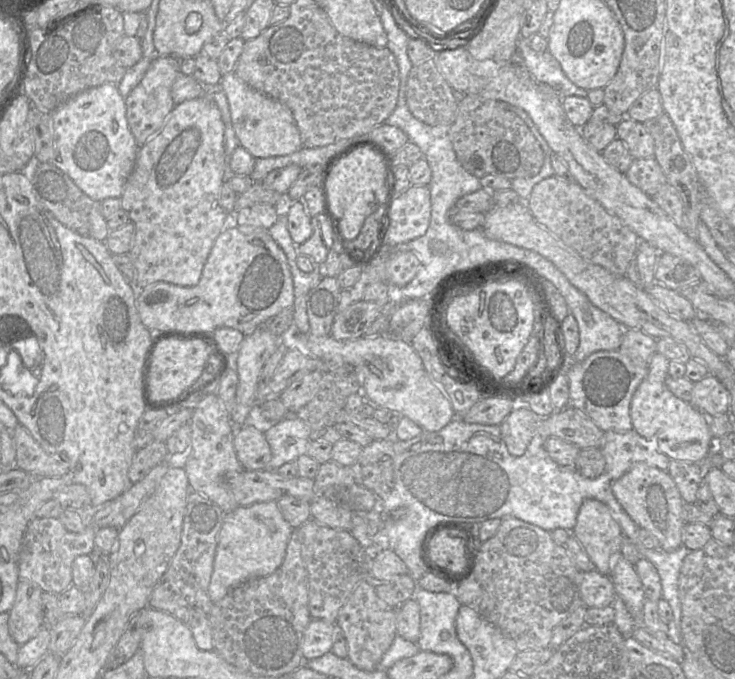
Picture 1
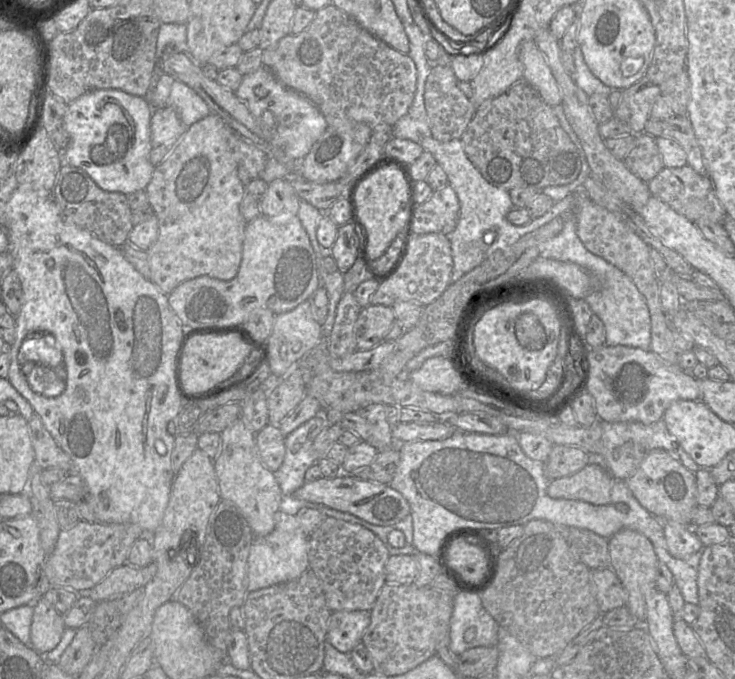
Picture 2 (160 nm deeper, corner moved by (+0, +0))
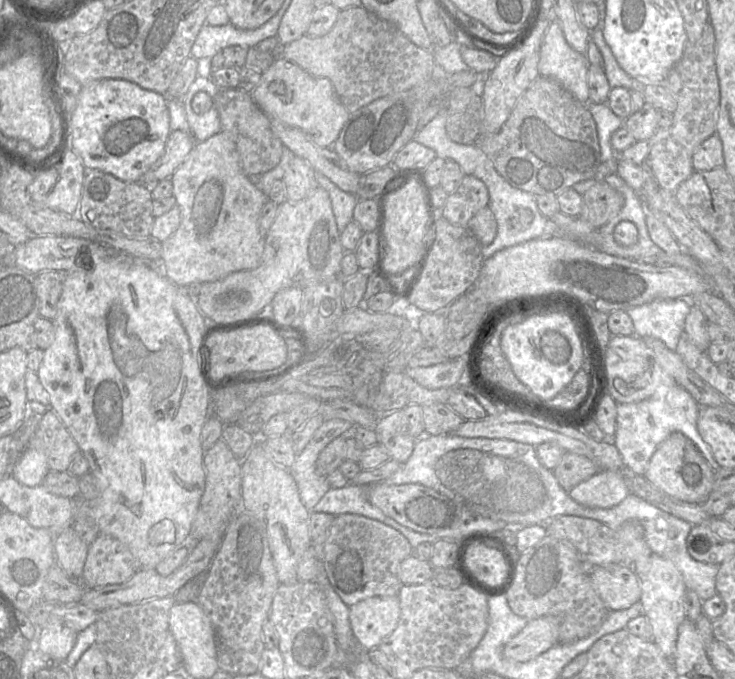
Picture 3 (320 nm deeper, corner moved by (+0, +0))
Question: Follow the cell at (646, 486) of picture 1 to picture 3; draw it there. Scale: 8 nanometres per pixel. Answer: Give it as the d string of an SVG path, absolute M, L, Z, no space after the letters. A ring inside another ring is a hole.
M676 432L657 446L644 477L656 488L676 500L688 503L703 503L713 490L715 470L690 438Z

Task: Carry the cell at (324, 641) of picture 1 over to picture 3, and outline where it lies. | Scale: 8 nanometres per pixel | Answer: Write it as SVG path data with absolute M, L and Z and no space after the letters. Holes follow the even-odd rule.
M397 595L373 596L350 607L353 636L363 650L379 648L380 643L397 627L401 616Z

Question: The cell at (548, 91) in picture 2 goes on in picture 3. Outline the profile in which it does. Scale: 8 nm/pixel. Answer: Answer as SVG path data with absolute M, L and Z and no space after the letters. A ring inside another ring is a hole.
M552 22L540 46L538 63L540 76L557 81L579 102L588 103L589 66L585 54L575 51L567 43L559 23Z

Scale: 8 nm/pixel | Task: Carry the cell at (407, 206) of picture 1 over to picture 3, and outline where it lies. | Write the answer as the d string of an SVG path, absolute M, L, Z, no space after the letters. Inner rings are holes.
M465 176L456 192L449 194L445 205L438 210L438 217L458 226L467 223L481 209L488 206L489 193L484 182L473 176Z

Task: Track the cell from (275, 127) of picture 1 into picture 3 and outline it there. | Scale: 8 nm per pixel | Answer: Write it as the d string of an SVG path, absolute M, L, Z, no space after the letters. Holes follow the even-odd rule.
M276 57L271 66L261 74L257 86L250 93L257 105L272 119L306 133L317 146L331 148L341 129L349 119L350 113L341 103L332 83L324 78L310 75L302 68L281 57Z

